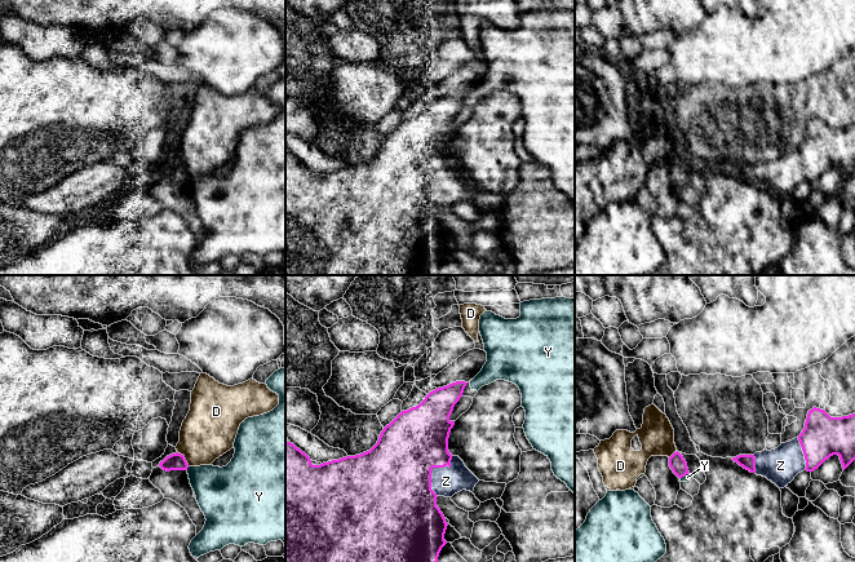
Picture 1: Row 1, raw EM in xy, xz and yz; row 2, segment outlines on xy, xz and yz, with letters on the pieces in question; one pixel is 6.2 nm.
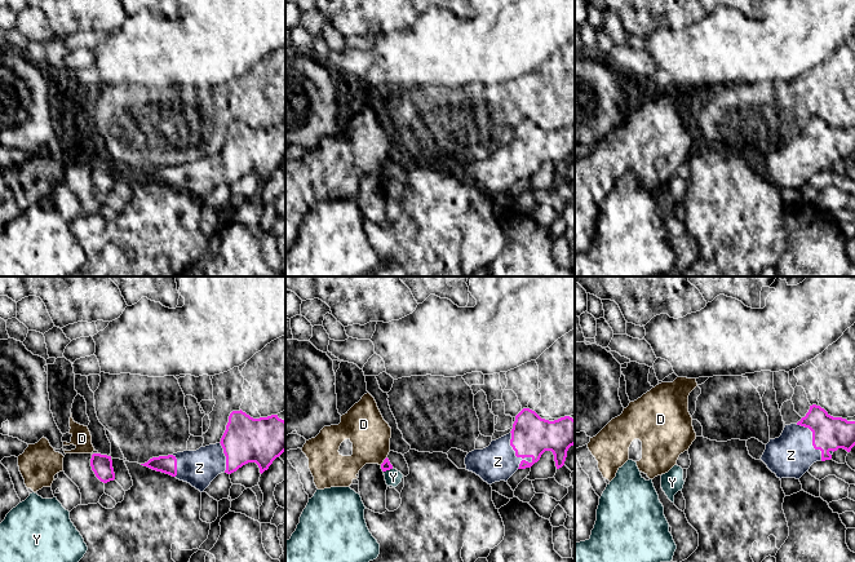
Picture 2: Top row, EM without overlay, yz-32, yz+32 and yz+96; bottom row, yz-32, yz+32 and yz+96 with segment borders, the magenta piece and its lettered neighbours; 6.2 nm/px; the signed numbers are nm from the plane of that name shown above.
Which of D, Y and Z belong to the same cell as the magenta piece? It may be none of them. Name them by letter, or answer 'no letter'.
Z

